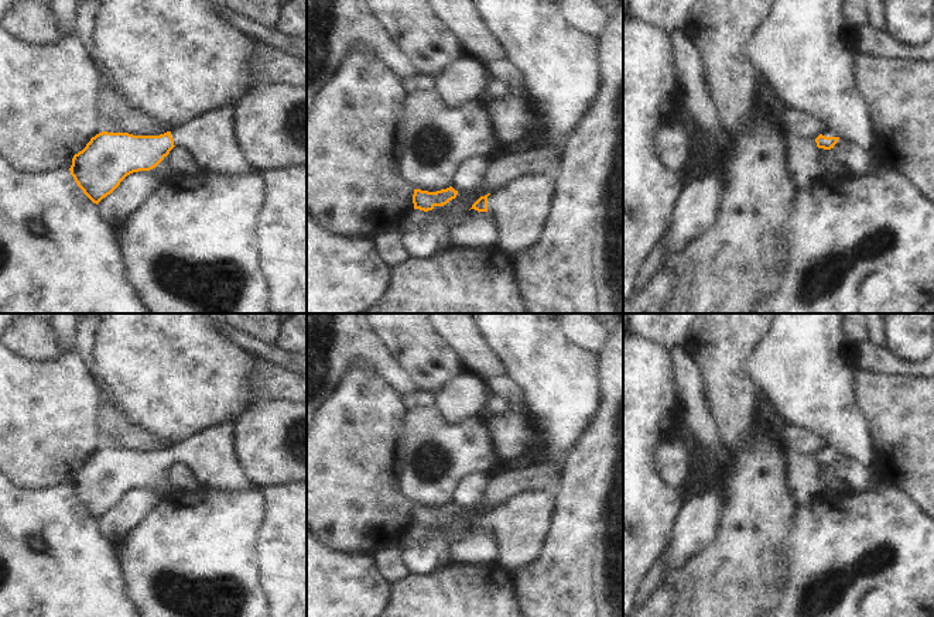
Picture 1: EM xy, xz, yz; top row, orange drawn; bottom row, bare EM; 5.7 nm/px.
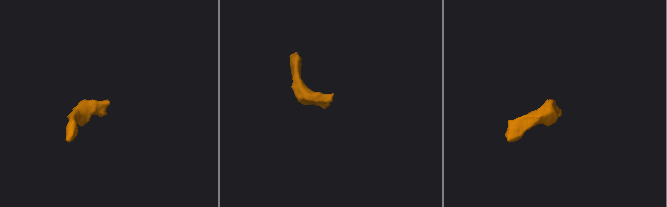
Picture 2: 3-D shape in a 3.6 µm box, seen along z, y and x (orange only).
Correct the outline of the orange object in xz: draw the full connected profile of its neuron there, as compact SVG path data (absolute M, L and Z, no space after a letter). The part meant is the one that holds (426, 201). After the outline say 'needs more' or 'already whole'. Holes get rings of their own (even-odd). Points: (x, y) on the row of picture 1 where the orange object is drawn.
M452 186L437 192L414 189L413 195L414 209L420 209L424 212L432 210L435 206L447 205L449 200L455 199L456 195L458 191L455 191Z; already whole

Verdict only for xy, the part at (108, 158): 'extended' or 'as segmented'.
extended

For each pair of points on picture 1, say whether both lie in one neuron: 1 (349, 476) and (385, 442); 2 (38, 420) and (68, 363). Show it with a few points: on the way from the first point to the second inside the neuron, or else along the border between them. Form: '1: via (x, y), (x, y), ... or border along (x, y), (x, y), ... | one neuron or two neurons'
1: via (358, 468), (376, 449) | one neuron
2: via (52, 405), (60, 398), (68, 377) | one neuron

